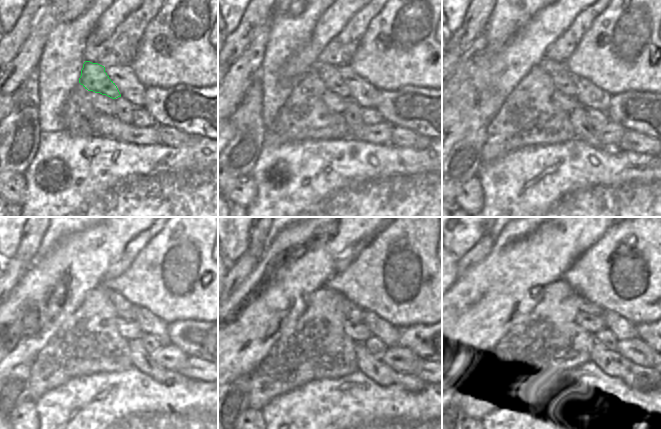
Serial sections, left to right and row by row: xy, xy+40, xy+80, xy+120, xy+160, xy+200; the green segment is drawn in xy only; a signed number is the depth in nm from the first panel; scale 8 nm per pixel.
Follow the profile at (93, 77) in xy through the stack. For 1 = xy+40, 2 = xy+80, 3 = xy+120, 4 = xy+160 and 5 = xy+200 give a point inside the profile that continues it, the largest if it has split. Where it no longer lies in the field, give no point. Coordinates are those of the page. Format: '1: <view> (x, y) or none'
1: xy+40 (329, 74)
2: xy+80 (558, 72)
3: xy+120 (125, 310)
4: xy+160 (352, 312)
5: xy+200 (590, 309)

